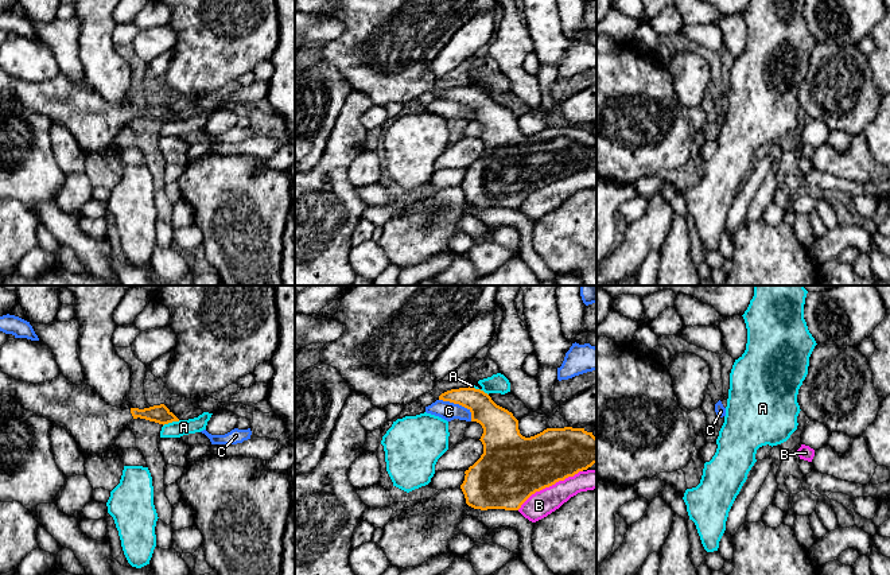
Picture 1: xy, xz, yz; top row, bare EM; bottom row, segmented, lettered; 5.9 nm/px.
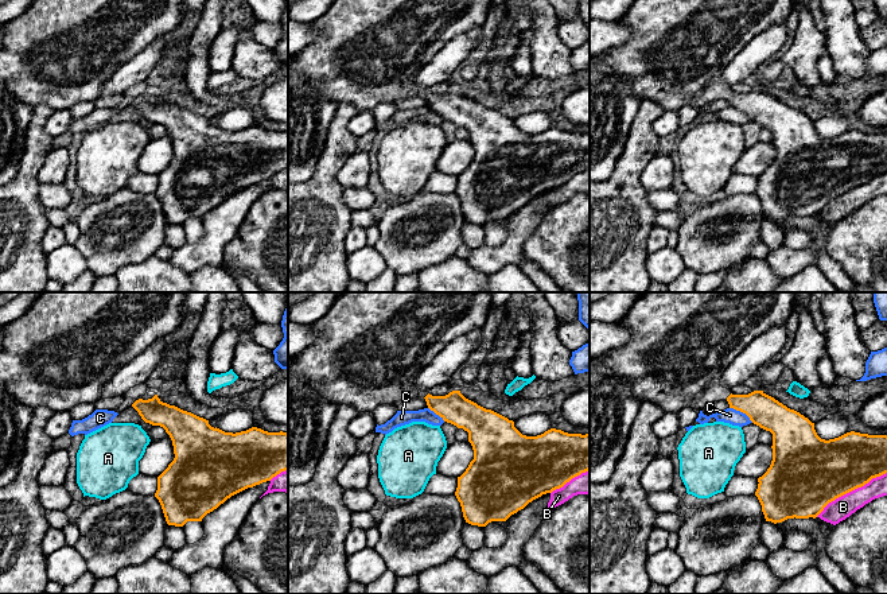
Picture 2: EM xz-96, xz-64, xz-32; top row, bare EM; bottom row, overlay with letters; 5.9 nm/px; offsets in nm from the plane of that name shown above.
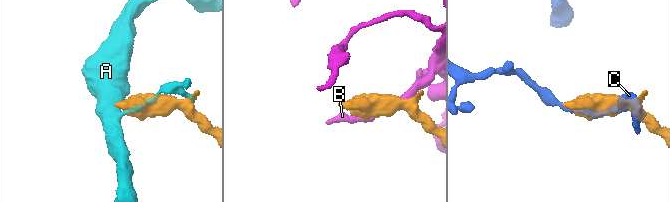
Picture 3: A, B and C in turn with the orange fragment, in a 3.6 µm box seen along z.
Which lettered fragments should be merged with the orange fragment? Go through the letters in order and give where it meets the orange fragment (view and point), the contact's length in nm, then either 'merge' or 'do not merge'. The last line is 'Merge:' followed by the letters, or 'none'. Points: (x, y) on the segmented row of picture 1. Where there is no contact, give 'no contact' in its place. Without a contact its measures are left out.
A: meets orange in xy at (171, 422); contact 110 nm long; do not merge
B: meets orange in xz at (550, 485); contact 460 nm long; do not merge
C: meets orange in xz at (459, 404); contact 240 nm long; do not merge
Merge: none

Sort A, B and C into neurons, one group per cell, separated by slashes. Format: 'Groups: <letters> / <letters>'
Groups: A / B / C

